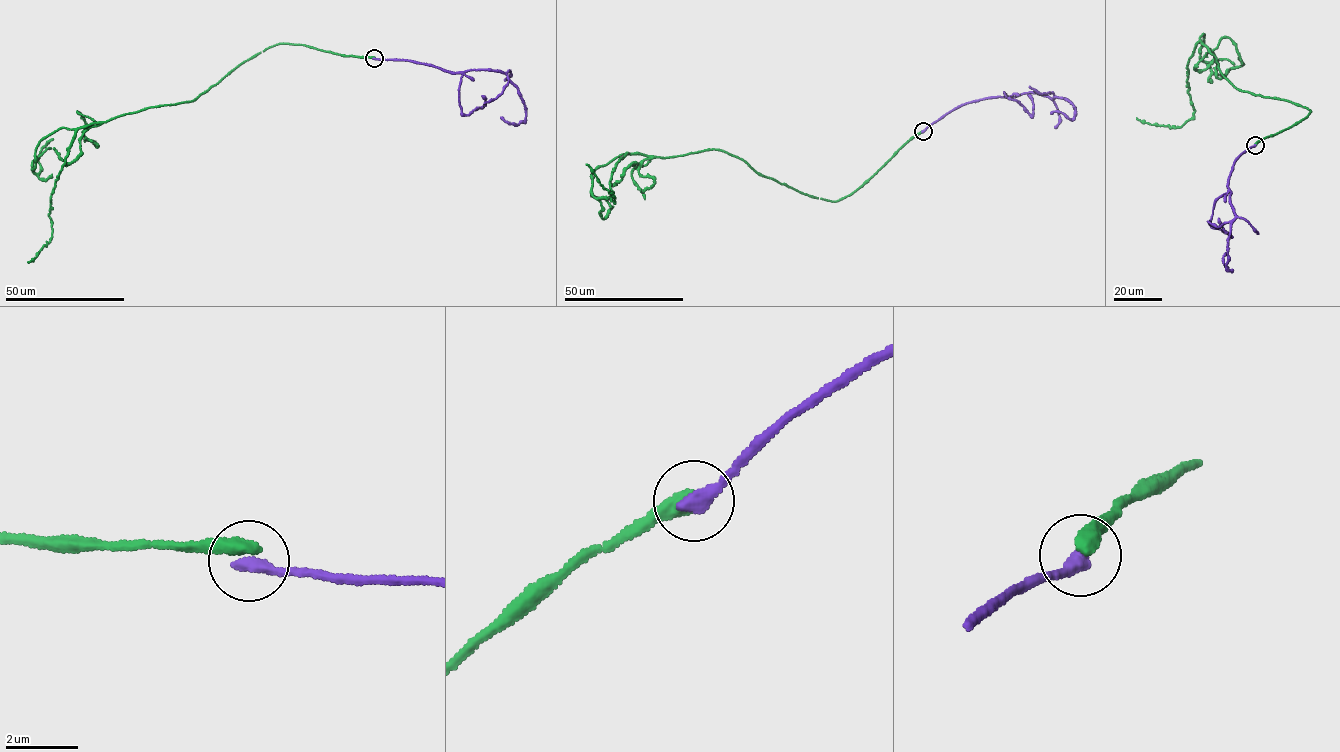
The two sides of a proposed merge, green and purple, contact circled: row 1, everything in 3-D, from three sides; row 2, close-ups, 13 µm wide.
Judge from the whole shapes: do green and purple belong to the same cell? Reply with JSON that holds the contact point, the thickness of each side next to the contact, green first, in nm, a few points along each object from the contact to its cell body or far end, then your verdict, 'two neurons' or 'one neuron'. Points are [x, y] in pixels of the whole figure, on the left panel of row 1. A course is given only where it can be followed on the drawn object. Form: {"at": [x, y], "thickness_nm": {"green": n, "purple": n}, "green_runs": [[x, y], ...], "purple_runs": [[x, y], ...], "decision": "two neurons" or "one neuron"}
{"at": [374, 58], "thickness_nm": {"green": 480, "purple": 420}, "green_runs": [[374, 58], [276, 44], [192, 101], [80, 127], [51, 197], [49, 242], [27, 261]], "purple_runs": [[374, 58], [432, 64], [452, 72], [499, 70], [518, 89], [526, 120], [516, 125], [500, 117]], "decision": "two neurons"}

